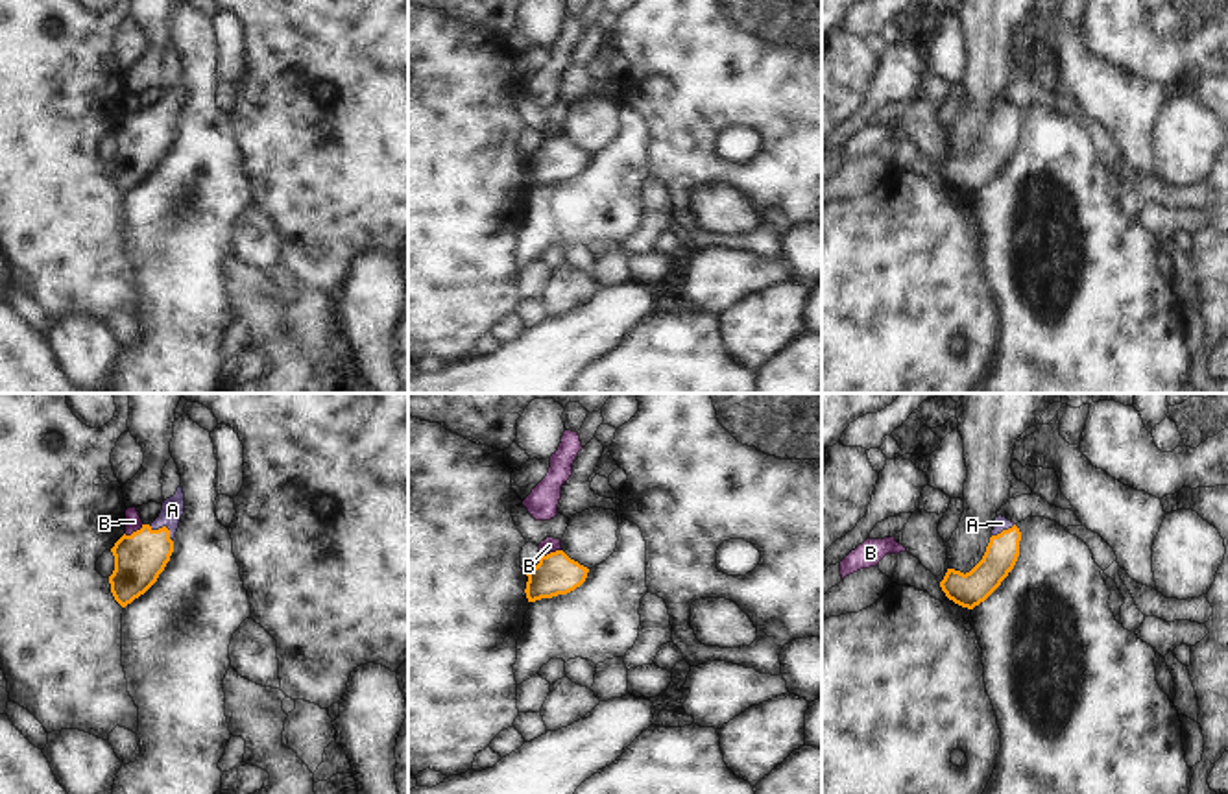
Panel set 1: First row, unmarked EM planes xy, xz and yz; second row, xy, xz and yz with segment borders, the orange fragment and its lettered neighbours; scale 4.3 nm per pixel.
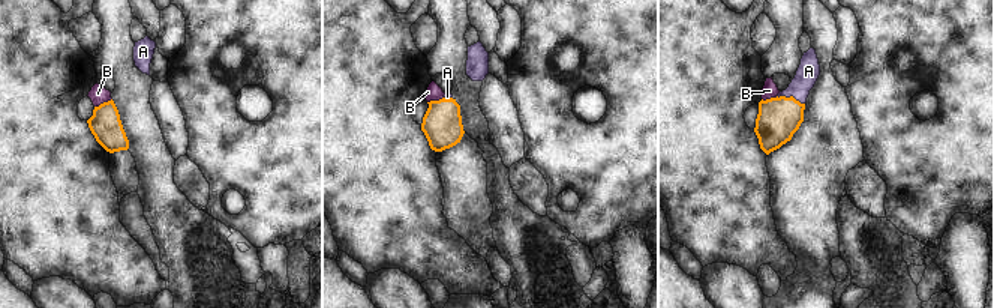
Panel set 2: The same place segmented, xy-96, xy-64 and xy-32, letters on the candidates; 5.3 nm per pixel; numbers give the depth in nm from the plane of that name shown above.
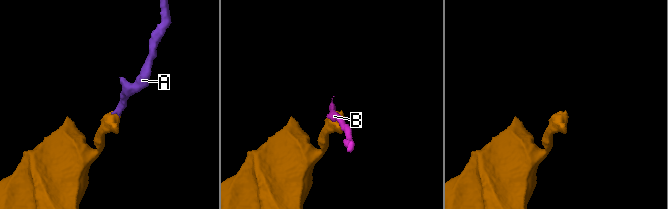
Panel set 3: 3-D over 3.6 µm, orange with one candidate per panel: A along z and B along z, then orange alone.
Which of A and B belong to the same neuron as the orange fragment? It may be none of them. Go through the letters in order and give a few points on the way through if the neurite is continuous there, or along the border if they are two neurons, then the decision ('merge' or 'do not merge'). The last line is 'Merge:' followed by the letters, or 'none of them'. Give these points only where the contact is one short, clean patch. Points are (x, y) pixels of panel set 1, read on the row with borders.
A: across xy (139, 558), (165, 527), (172, 510) | merge
B: along xy (143, 523), (139, 529), (124, 534) | do not merge
Merge: A

